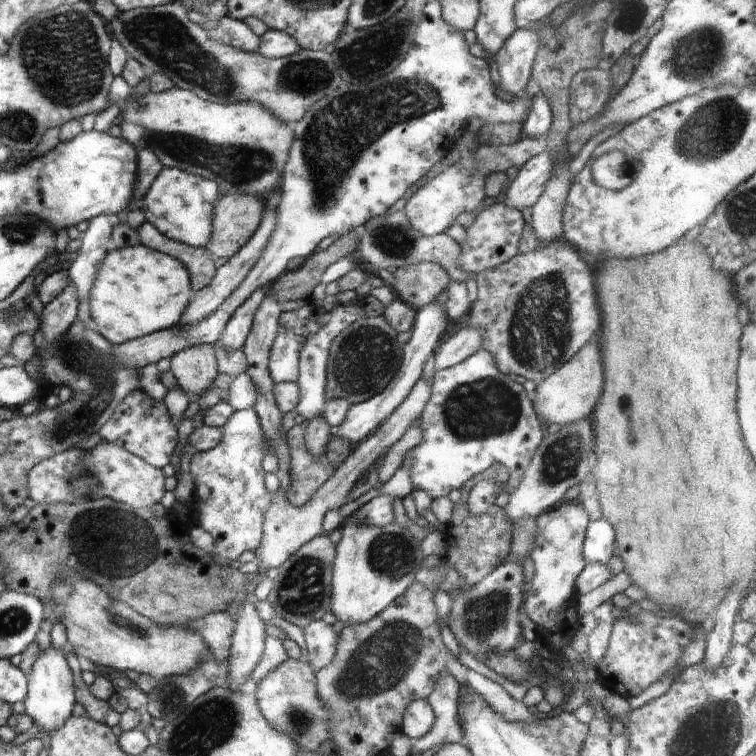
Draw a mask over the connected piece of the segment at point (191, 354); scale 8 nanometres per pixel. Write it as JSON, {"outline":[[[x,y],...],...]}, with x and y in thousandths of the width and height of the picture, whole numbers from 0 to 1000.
{"outline":[[[261,455],[245,460],[225,472],[225,484],[237,512],[259,526],[280,511],[290,493],[284,456]]]}

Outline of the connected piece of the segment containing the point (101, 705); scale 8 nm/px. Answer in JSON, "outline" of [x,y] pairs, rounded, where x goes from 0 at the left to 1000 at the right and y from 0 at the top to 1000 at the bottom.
{"outline":[[[93,849],[86,852],[82,861],[87,865],[93,877],[101,907],[102,929],[112,937],[115,948],[124,952],[124,955],[132,955],[132,958],[143,960],[143,963],[151,963],[151,960],[157,959],[160,944],[148,939],[143,927],[124,922],[124,918],[116,911],[118,907],[108,899],[107,892],[110,889],[106,886],[102,865],[98,862]]]}

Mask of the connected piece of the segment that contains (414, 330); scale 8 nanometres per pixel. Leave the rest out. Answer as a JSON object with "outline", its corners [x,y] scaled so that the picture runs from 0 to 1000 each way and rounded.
{"outline":[[[570,399],[556,407],[549,414],[546,433],[544,434],[544,446],[533,456],[532,481],[526,487],[524,497],[516,504],[516,508],[504,516],[500,521],[478,533],[463,536],[455,558],[440,567],[452,582],[460,582],[466,590],[474,589],[481,579],[487,579],[517,548],[542,524],[542,516],[550,511],[550,505],[558,500],[561,481],[566,479],[570,470],[574,471],[579,452],[593,431],[593,419],[589,411],[589,403],[582,405]]]}

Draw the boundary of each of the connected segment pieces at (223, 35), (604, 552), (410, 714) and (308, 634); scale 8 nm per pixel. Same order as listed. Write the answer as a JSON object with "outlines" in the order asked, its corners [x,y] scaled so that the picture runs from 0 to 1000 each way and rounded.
{"outlines":[[[[292,21],[287,28],[287,34],[278,40],[286,56],[327,70],[341,70],[344,49],[339,48],[321,28],[302,21]]],[[[779,688],[771,720],[774,746],[803,746],[815,734],[813,704],[799,688]]],[[[556,923],[542,929],[534,939],[532,966],[542,978],[558,976],[577,952],[571,934],[565,925]]],[[[425,820],[410,823],[398,832],[405,849],[402,873],[410,881],[417,881],[419,886],[426,886],[442,873],[450,839],[442,833],[440,827]]]]}

